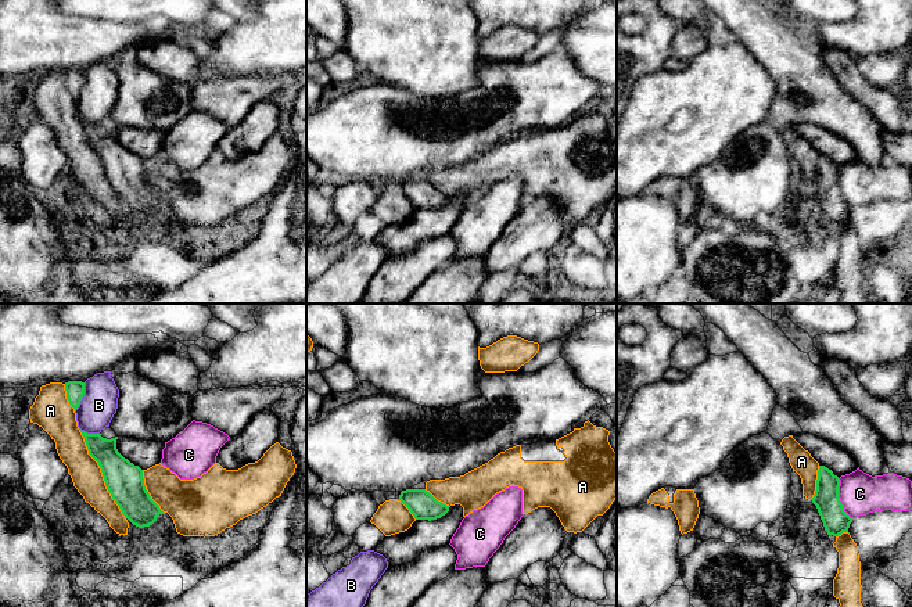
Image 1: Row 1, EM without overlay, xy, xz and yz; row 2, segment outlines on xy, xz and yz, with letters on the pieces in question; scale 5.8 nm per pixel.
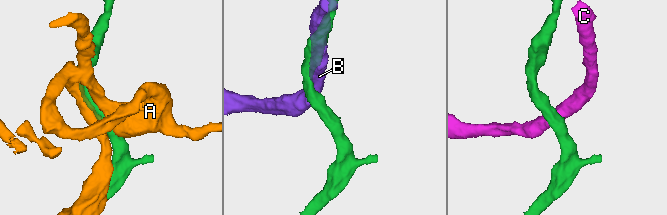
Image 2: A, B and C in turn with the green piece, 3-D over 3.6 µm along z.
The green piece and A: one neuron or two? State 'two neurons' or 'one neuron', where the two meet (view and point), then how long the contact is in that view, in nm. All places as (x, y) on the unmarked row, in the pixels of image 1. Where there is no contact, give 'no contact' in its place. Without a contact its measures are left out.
one neuron | xy (103, 164) | 600 nm

